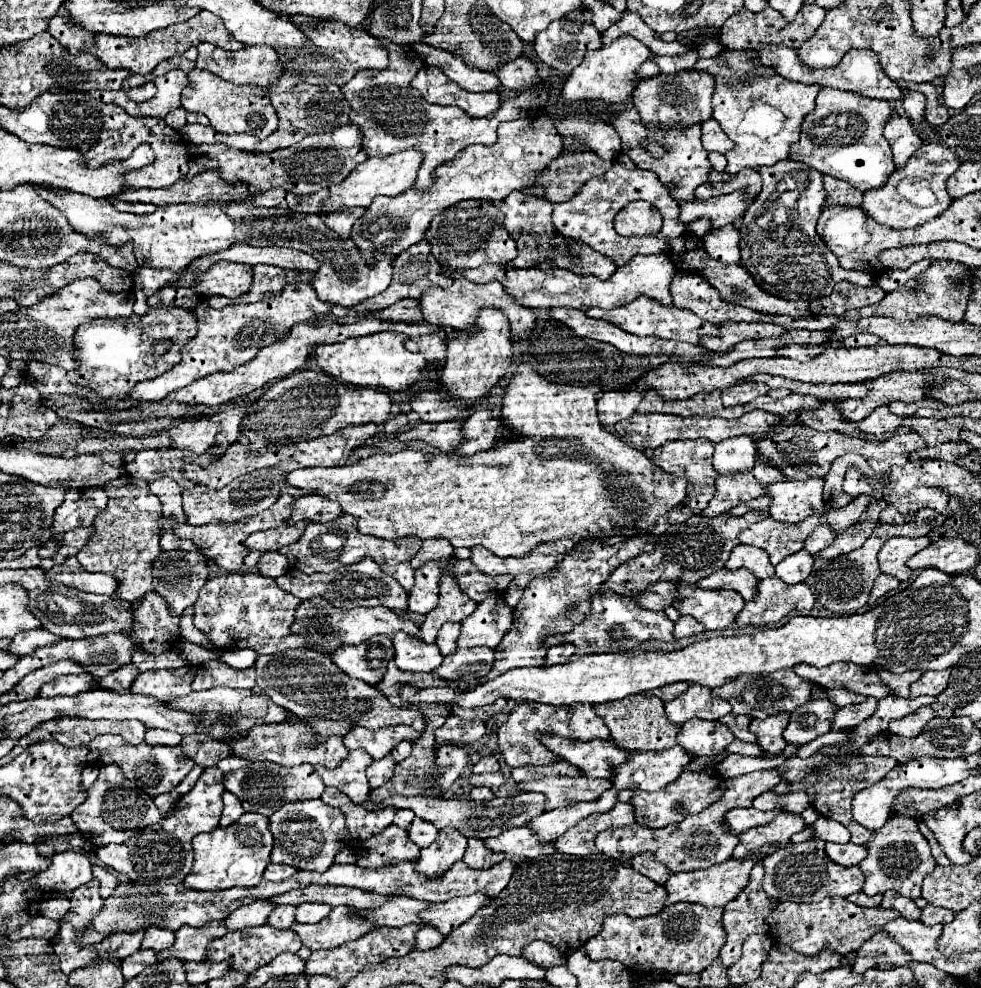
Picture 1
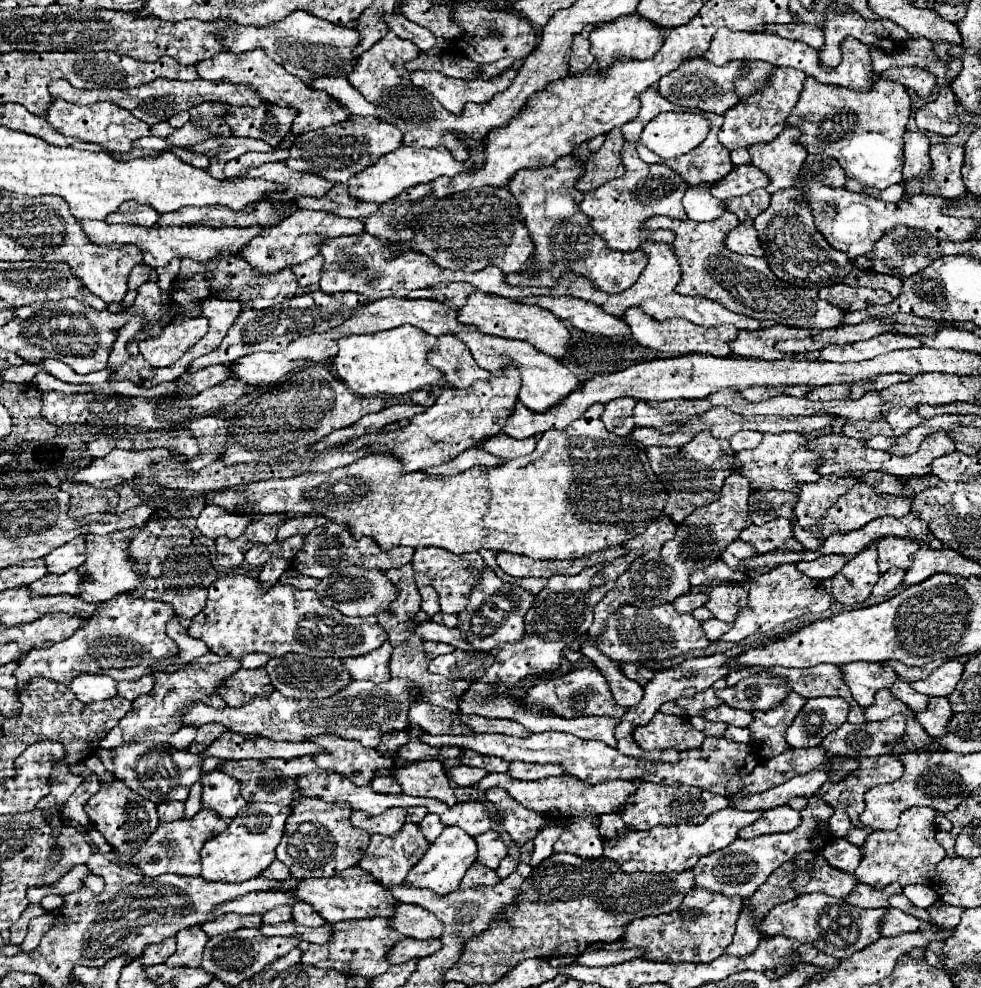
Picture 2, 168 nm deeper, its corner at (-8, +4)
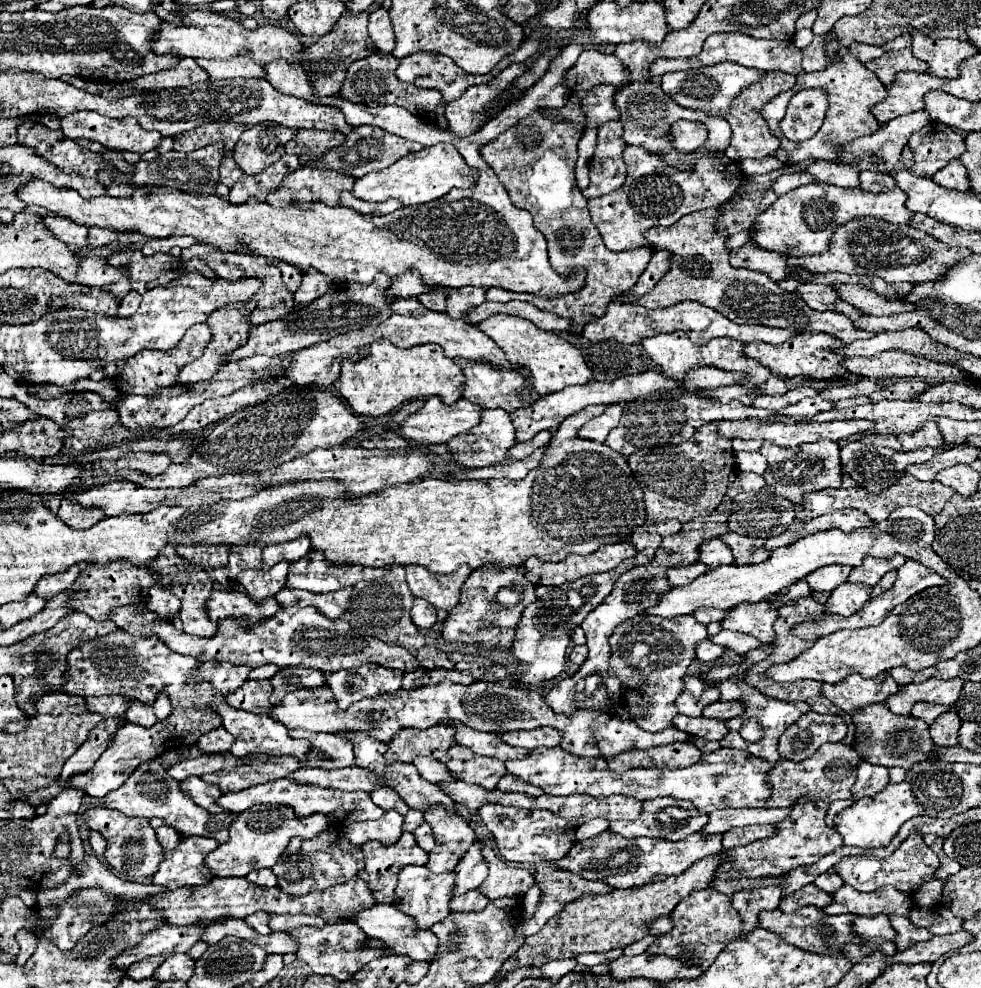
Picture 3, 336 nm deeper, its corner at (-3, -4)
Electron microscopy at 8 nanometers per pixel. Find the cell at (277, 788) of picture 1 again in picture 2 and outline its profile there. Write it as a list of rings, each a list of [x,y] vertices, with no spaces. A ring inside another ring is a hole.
[[[311,755],[305,757],[297,757],[297,759],[265,759],[265,761],[227,761],[221,771],[235,777],[241,783],[241,795],[245,797],[247,803],[255,803],[255,801],[269,801],[275,805],[285,805],[289,807],[289,801],[293,801],[293,797],[297,797],[297,777],[301,777],[301,773],[309,773],[313,771],[317,765],[313,761]]]

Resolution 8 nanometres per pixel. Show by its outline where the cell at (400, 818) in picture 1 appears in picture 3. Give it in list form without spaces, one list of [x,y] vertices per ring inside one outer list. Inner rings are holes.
[[[410,809],[408,813],[406,813],[406,817],[404,817],[404,825],[402,825],[402,829],[404,831],[414,831],[416,827],[420,827],[424,823],[424,813],[422,811],[414,811],[414,809]]]

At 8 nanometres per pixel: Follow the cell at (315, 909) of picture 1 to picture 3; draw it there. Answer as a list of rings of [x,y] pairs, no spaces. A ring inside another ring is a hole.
[[[298,913],[298,915],[270,915],[270,925],[272,925],[272,931],[292,931],[292,929],[302,927],[302,925],[324,927],[326,921],[322,917]]]

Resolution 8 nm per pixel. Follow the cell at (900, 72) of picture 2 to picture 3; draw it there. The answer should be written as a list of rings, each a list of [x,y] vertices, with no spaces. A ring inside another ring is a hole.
[[[898,49],[898,51],[888,51],[878,59],[866,61],[864,63],[868,69],[872,69],[878,79],[884,85],[890,85],[894,81],[894,75],[900,71],[916,71],[916,73],[928,73],[928,65],[924,61],[916,59],[912,55],[912,49]]]

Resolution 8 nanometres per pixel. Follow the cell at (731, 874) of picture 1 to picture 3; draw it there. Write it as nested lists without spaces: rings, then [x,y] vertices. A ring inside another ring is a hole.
[[[824,801],[796,803],[792,807],[792,813],[784,821],[778,823],[778,833],[774,837],[760,839],[750,845],[736,847],[736,849],[728,851],[728,853],[732,853],[734,865],[730,861],[726,861],[718,867],[716,877],[712,881],[712,889],[732,897],[736,891],[748,891],[752,887],[752,879],[780,877],[800,865],[816,863],[820,857],[832,853],[844,841],[834,827],[826,825],[826,821],[824,821],[826,813],[828,813],[828,803],[824,803]]]

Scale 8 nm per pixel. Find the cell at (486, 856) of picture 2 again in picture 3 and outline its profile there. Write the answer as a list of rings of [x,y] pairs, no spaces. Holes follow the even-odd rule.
[[[478,841],[472,845],[472,849],[466,851],[464,859],[458,863],[454,873],[456,873],[456,885],[452,889],[454,897],[462,895],[462,893],[466,893],[470,889],[476,889],[486,879],[488,867],[484,863],[484,857],[482,857]]]

